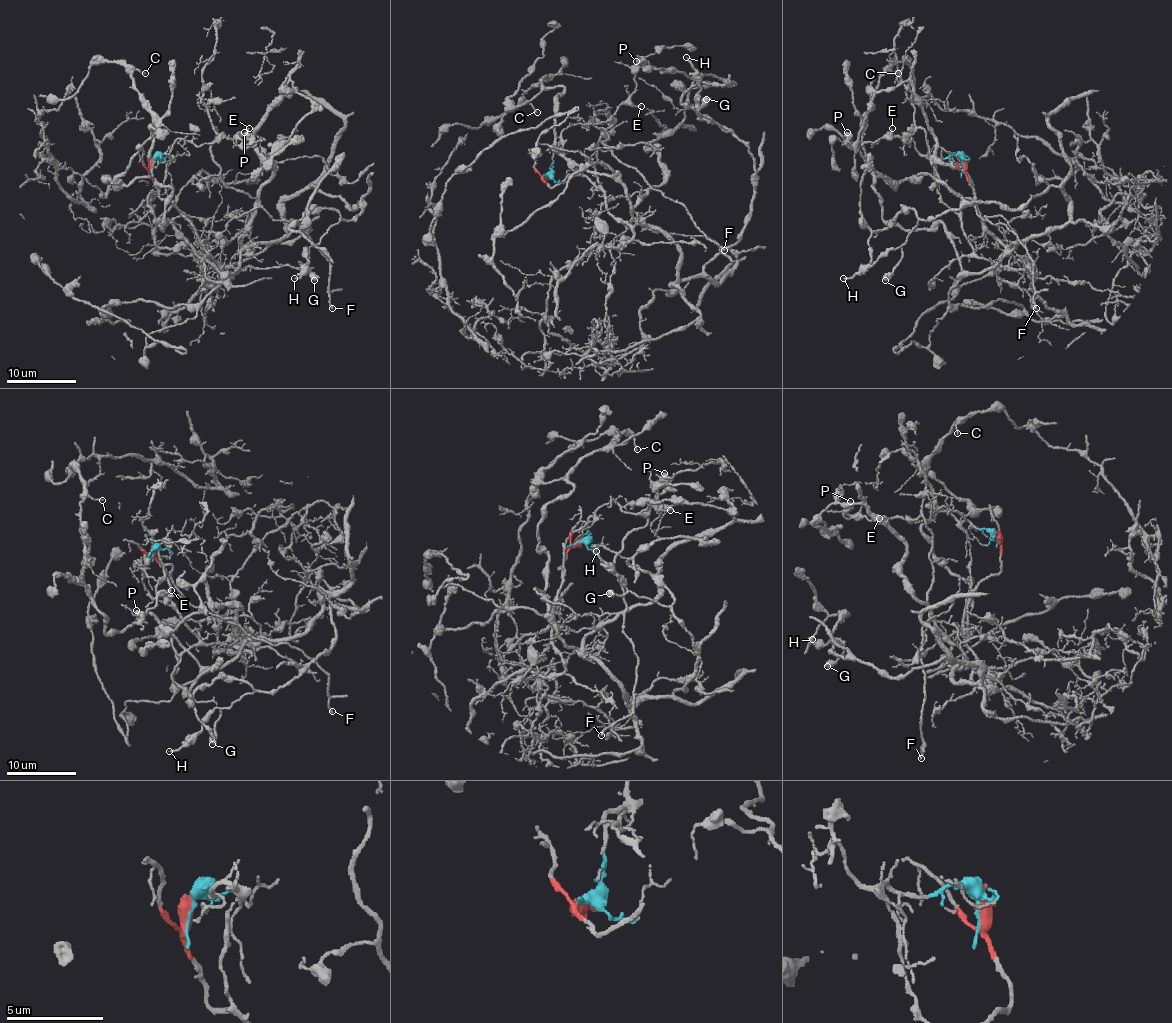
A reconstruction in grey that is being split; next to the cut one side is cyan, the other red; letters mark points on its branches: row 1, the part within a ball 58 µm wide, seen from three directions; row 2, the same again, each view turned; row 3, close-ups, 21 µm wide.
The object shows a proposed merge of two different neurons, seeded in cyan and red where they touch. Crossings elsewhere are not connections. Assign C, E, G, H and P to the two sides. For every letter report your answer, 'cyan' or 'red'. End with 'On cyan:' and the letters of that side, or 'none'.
C: red
E: cyan
G: red
H: red
P: cyan
On cyan: E, P

